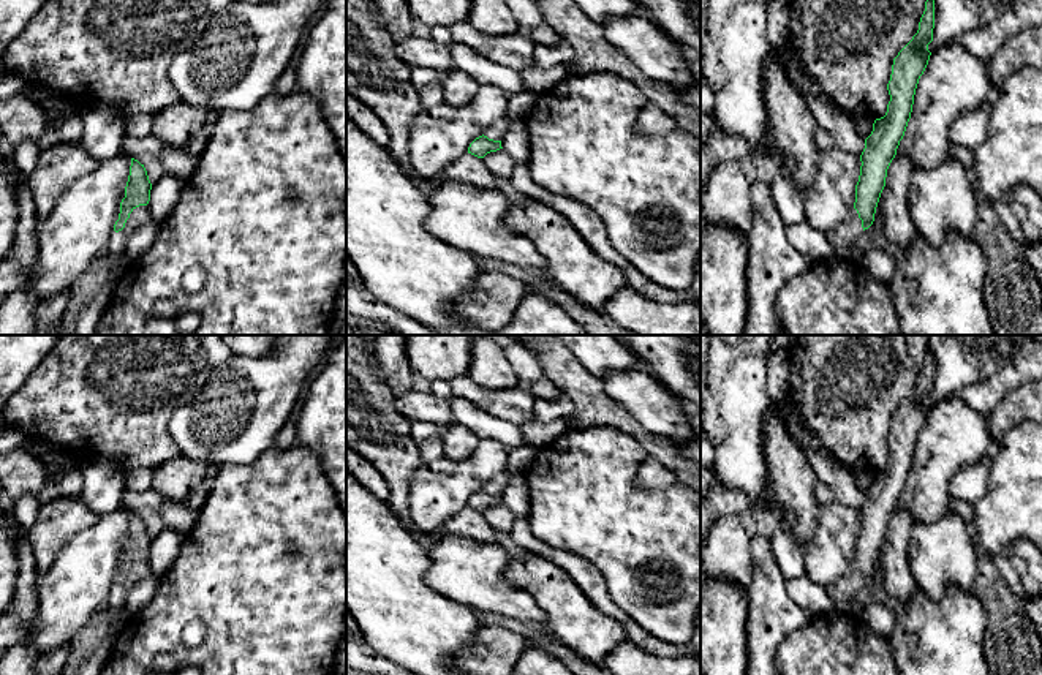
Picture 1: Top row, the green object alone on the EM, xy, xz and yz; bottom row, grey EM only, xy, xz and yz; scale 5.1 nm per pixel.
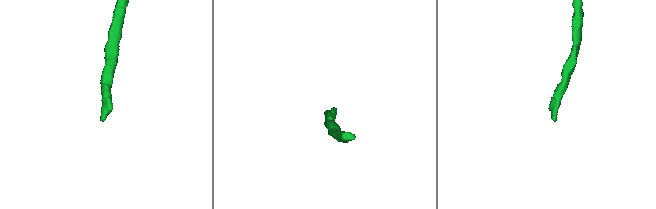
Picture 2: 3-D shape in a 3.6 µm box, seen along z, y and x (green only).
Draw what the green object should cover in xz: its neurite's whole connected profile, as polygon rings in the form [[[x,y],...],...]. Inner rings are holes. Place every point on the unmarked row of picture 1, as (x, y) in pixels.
[[[503,473],[493,477],[482,490],[476,492],[470,501],[468,507],[484,512],[490,506],[496,506],[501,501],[501,493],[504,492],[506,485],[512,481],[514,474]]]

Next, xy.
[[[131,512],[130,530],[125,541],[125,552],[120,556],[119,574],[109,593],[104,612],[109,618],[109,634],[117,631],[126,620],[125,599],[128,591],[141,580],[155,575],[147,558],[150,555],[152,537],[144,519]]]

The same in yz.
[[[928,348],[919,384],[912,394],[893,413],[887,444],[890,455],[884,471],[876,473],[871,488],[865,493],[860,509],[860,530],[855,539],[855,556],[849,571],[827,586],[833,602],[833,612],[840,615],[857,615],[852,609],[852,598],[874,575],[876,561],[885,541],[887,523],[897,509],[900,495],[904,490],[911,473],[914,449],[931,406],[934,354]]]

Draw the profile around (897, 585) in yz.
[[[895,509],[885,541],[881,547],[879,599],[895,605],[901,612],[916,593],[917,586],[911,574],[911,534],[916,522],[911,512]]]

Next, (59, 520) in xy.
[[[63,493],[41,504],[36,522],[27,530],[36,574],[47,572],[60,549],[79,531],[93,525],[98,517],[98,512],[82,503],[79,493]]]

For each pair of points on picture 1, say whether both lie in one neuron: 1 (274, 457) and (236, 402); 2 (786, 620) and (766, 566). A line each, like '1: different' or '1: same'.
1: different
2: same

